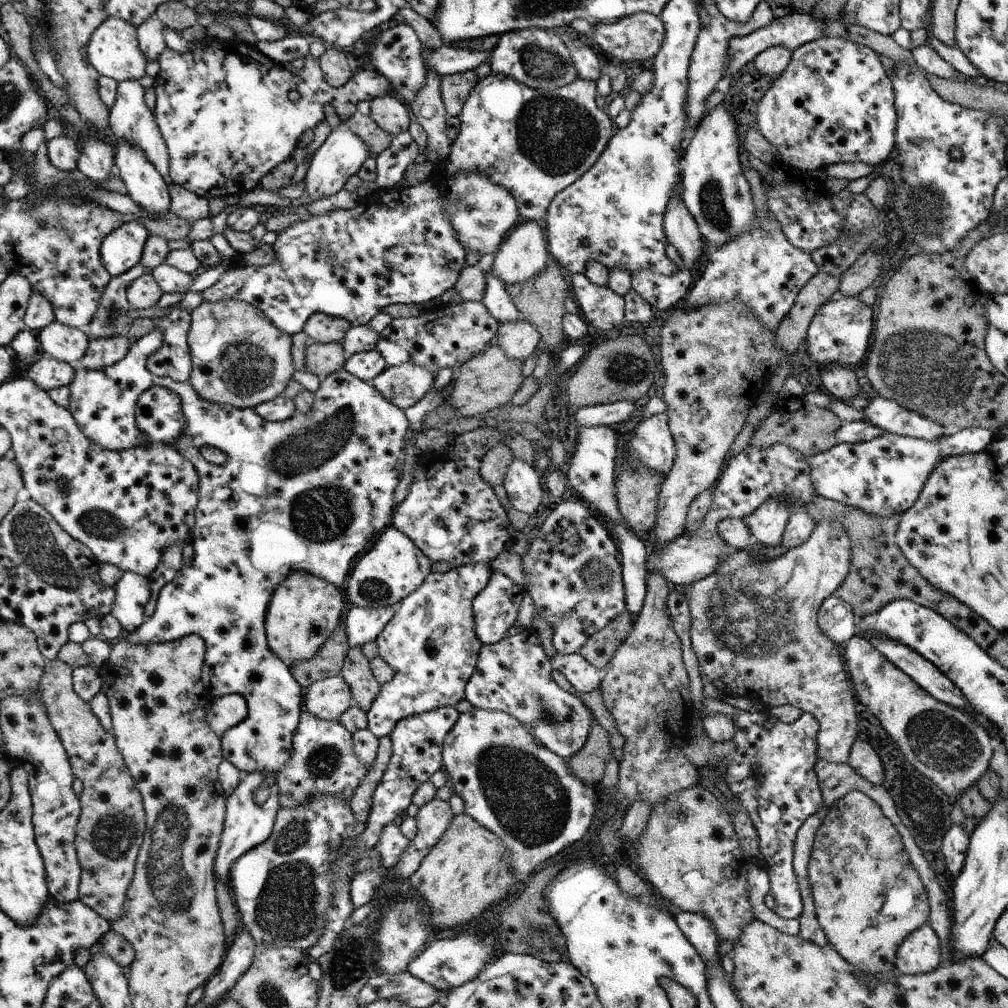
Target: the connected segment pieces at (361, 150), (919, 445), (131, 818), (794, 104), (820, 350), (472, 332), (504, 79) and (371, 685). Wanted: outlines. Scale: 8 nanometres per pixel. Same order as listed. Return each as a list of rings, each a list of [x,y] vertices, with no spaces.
[[[340,120],[340,123],[332,128],[332,132],[324,144],[318,148],[311,158],[308,173],[304,178],[304,188],[306,188],[308,198],[312,202],[323,198],[330,199],[330,196],[345,188],[348,179],[356,175],[361,165],[370,157],[375,157],[370,152],[370,146],[350,130],[346,120]]]
[[[982,427],[962,429],[939,441],[884,431],[882,436],[873,440],[856,444],[839,443],[826,452],[814,455],[808,462],[810,480],[818,497],[888,518],[898,512],[904,513],[916,503],[930,472],[941,459],[984,451],[995,437],[992,431]]]
[[[59,659],[48,663],[39,690],[40,700],[52,728],[58,738],[64,738],[64,746],[68,746],[68,754],[72,754],[72,770],[76,770],[76,778],[84,784],[80,794],[82,816],[79,817],[75,839],[77,859],[82,867],[78,899],[104,920],[116,922],[124,914],[122,906],[144,842],[145,810],[142,796],[136,789],[122,752],[118,751],[114,735],[100,726],[90,704],[76,694],[72,686],[73,673],[74,669]]]
[[[818,38],[794,51],[788,67],[771,85],[757,103],[756,128],[778,152],[778,159],[790,167],[812,172],[838,162],[866,162],[878,170],[893,157],[898,118],[895,96],[880,56],[872,48],[844,38]]]
[[[837,291],[828,302],[822,304],[810,324],[806,336],[806,352],[818,368],[838,364],[858,366],[871,344],[872,309],[858,300],[857,296],[844,296]]]
[[[463,301],[462,304],[454,304],[454,306],[442,305],[420,316],[394,319],[379,333],[375,350],[378,350],[386,360],[387,367],[416,364],[416,366],[426,366],[438,374],[442,368],[458,368],[470,358],[480,355],[495,341],[498,330],[499,323],[490,315],[483,303]]]
[[[491,73],[483,80],[479,80],[474,92],[472,92],[466,105],[463,107],[459,118],[461,122],[460,133],[456,140],[454,140],[454,143],[451,144],[451,152],[448,156],[448,160],[441,162],[441,167],[446,168],[448,174],[454,174],[455,170],[477,169],[484,172],[484,174],[491,179],[492,183],[498,184],[498,186],[504,186],[504,188],[516,198],[516,204],[518,204],[522,220],[541,223],[547,216],[547,210],[551,207],[551,203],[555,198],[575,181],[579,181],[588,170],[592,169],[592,166],[595,165],[598,159],[603,155],[603,151],[607,149],[616,131],[616,124],[607,114],[604,102],[600,99],[600,95],[597,91],[597,82],[594,82],[594,80],[584,80],[584,78],[578,78],[578,80],[574,80],[572,84],[566,84],[566,86],[556,88],[556,90],[534,91],[532,88],[517,82],[514,78],[506,76],[506,74]]]
[[[360,646],[351,648],[343,663],[341,675],[351,686],[351,693],[354,695],[354,702],[362,708],[364,712],[371,710],[375,700],[382,692],[382,685],[376,682],[371,671],[370,661],[363,654]]]

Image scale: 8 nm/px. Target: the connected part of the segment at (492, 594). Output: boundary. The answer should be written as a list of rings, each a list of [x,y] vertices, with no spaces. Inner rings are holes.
[[[492,572],[483,593],[479,593],[472,600],[472,618],[474,620],[474,634],[481,644],[496,644],[504,639],[508,628],[518,621],[526,589],[500,572]]]

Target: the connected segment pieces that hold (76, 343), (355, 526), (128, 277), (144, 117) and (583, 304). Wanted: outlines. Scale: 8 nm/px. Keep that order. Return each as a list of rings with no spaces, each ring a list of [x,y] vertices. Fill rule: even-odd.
[[[56,321],[42,328],[34,337],[39,342],[40,354],[71,365],[78,365],[89,348],[88,336],[82,330]]]
[[[155,327],[154,330],[138,338],[128,350],[128,353],[122,360],[108,366],[108,368],[100,368],[100,370],[85,370],[76,366],[75,378],[68,384],[70,390],[69,404],[67,410],[71,411],[76,423],[84,432],[91,442],[98,444],[101,448],[114,451],[126,450],[132,446],[144,446],[144,434],[140,432],[139,426],[133,421],[133,409],[136,407],[136,402],[139,402],[140,394],[151,389],[152,386],[162,386],[170,388],[172,392],[176,392],[180,396],[180,400],[184,402],[184,418],[188,418],[186,422],[186,432],[184,436],[176,442],[176,450],[180,450],[180,454],[184,454],[190,462],[196,462],[196,470],[200,470],[200,490],[204,490],[204,498],[200,498],[200,510],[196,510],[195,529],[192,530],[191,544],[193,548],[192,562],[188,566],[183,566],[183,569],[176,574],[176,578],[172,582],[168,582],[162,590],[160,590],[157,606],[154,615],[150,620],[144,622],[144,608],[151,598],[150,580],[147,576],[140,576],[134,572],[126,572],[114,584],[115,588],[115,605],[112,606],[110,614],[114,616],[120,623],[123,629],[123,635],[120,639],[126,639],[132,644],[157,644],[160,642],[173,642],[184,638],[190,634],[198,634],[203,639],[206,647],[206,664],[203,666],[202,682],[206,685],[206,691],[212,698],[217,696],[225,696],[228,694],[238,694],[247,700],[248,717],[232,729],[226,730],[222,738],[223,759],[232,762],[238,767],[242,773],[248,772],[274,772],[278,773],[287,765],[288,758],[291,758],[292,753],[292,738],[295,731],[299,727],[299,718],[304,712],[303,696],[304,689],[296,682],[295,676],[291,673],[290,667],[283,662],[278,656],[274,655],[271,648],[268,647],[265,619],[268,611],[268,602],[270,602],[270,594],[275,594],[276,586],[280,582],[286,580],[286,576],[294,570],[304,571],[312,574],[317,578],[322,578],[324,582],[330,582],[334,586],[342,586],[346,582],[346,576],[352,570],[352,564],[366,552],[371,550],[374,543],[378,540],[378,534],[388,526],[390,518],[395,516],[396,503],[394,502],[394,492],[398,486],[398,454],[402,454],[402,444],[404,444],[404,434],[408,430],[408,420],[404,416],[404,412],[396,407],[394,403],[388,402],[375,386],[370,382],[360,380],[356,376],[341,369],[339,372],[333,373],[331,376],[321,380],[318,390],[314,392],[314,404],[312,410],[308,414],[296,411],[294,415],[283,422],[268,422],[262,419],[253,409],[239,409],[234,406],[220,406],[220,404],[212,404],[208,400],[202,400],[200,394],[194,390],[189,383],[175,382],[172,378],[159,378],[151,374],[147,370],[147,359],[152,354],[155,347],[163,345],[164,334],[160,332],[160,328]],[[202,446],[214,446],[220,448],[228,454],[228,462],[222,466],[214,466],[204,462],[204,458],[200,456],[200,448]]]
[[[138,264],[125,274],[111,279],[106,292],[100,298],[100,308],[90,322],[92,338],[127,336],[133,320],[130,320],[130,304],[126,290],[135,279],[141,278],[148,270]]]
[[[124,80],[118,84],[114,106],[109,111],[111,140],[113,144],[126,142],[126,144],[138,146],[166,180],[169,177],[168,170],[171,169],[170,155],[163,138],[163,132],[160,131],[159,124],[156,123],[155,111],[148,108],[144,95],[145,89],[138,80]]]
[[[585,274],[572,275],[572,297],[587,324],[598,330],[620,328],[625,321],[625,301],[608,287],[596,286]]]

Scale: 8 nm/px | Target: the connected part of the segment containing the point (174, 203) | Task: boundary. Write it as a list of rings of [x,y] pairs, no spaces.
[[[171,184],[171,210],[170,213],[188,222],[196,222],[199,219],[210,217],[209,201],[206,198],[189,193],[182,186]]]

